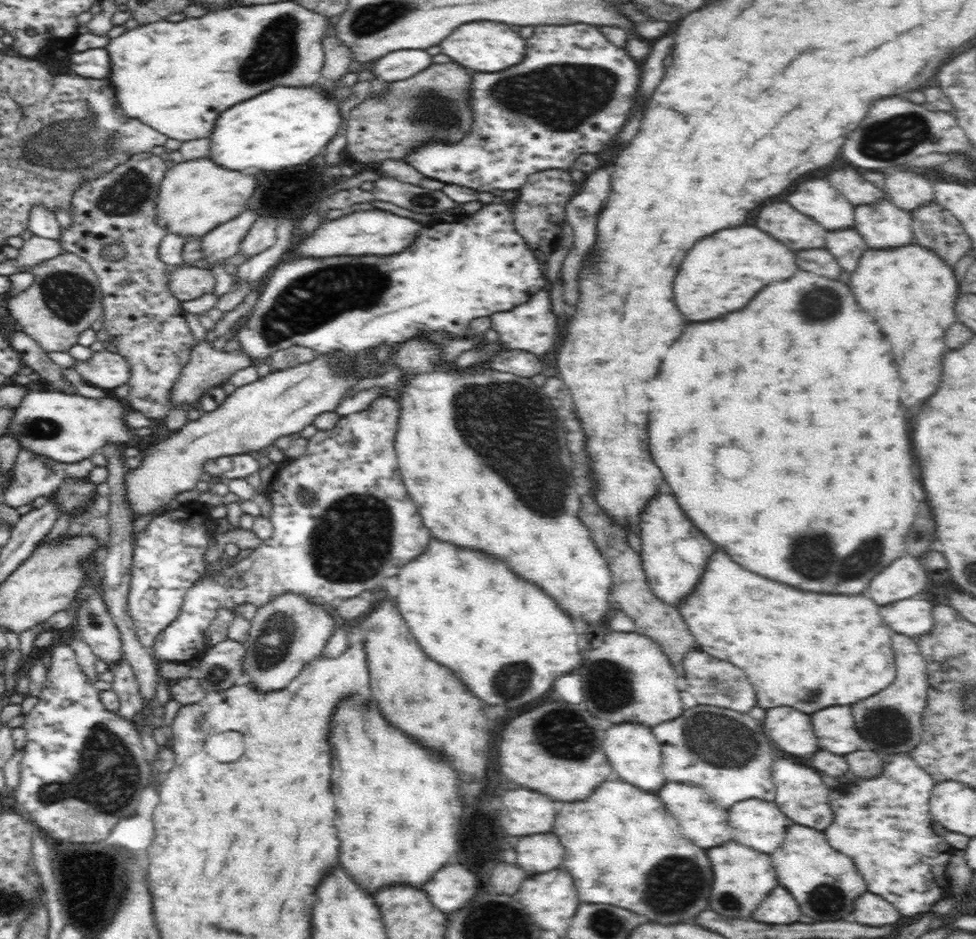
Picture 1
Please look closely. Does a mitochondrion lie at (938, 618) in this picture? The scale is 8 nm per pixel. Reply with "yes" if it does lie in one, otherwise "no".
no

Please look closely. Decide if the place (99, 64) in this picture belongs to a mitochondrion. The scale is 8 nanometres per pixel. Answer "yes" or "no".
no

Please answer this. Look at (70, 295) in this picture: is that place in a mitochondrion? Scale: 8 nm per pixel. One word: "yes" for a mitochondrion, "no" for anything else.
yes

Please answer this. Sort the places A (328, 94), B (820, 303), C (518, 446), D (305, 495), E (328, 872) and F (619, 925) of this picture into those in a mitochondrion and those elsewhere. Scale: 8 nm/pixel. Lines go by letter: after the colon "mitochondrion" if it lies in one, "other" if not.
A: other
B: mitochondrion
C: mitochondrion
D: mitochondrion
E: other
F: mitochondrion

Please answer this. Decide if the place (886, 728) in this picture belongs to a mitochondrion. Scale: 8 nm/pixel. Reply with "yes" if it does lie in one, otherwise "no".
yes

